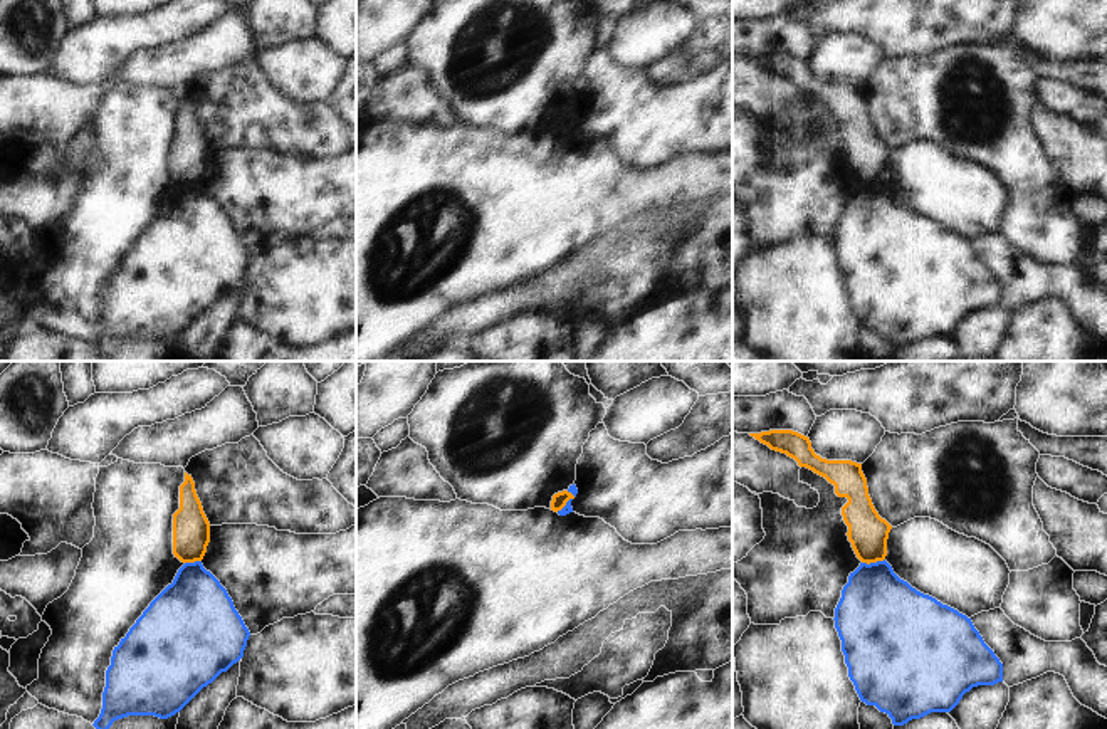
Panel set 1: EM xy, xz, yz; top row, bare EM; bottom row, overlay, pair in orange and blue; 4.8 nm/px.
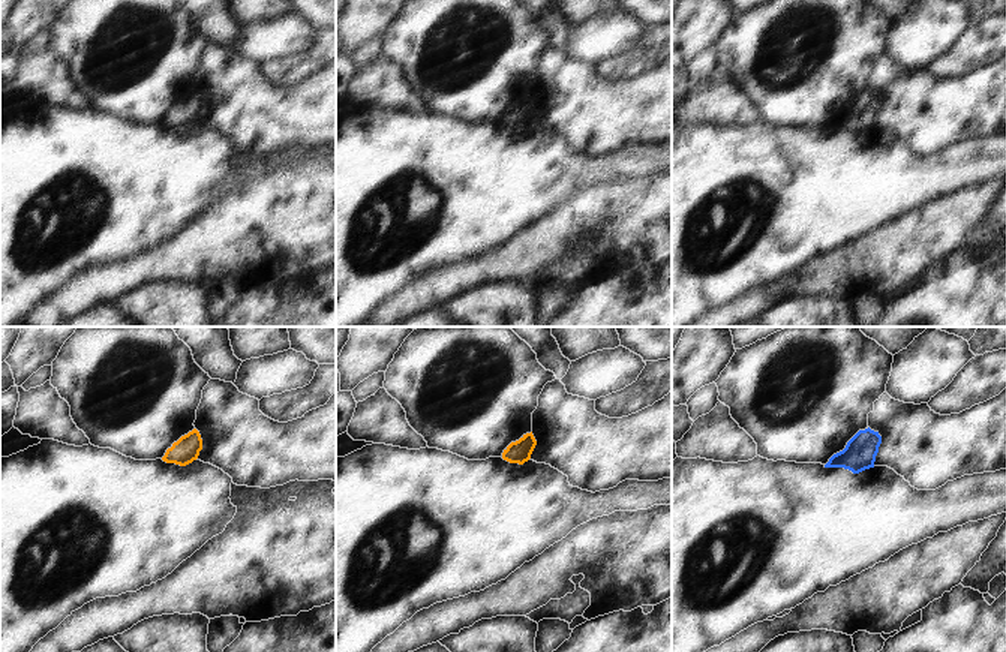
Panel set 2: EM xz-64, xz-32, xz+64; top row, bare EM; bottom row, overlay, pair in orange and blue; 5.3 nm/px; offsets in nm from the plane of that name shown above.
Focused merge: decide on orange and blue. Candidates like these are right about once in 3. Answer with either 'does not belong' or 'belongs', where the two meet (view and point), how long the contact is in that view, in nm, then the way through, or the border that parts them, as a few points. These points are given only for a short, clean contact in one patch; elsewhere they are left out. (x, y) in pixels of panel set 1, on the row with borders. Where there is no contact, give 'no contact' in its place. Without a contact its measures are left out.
does not belong; meets orange in yz at (872, 561); contact 110 nm long; border along yz (884, 558), (874, 563), (862, 563)

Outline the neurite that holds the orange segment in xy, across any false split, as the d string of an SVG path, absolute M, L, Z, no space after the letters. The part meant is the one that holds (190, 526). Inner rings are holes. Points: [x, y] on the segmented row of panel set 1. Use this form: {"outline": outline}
{"outline": "M191 475L180 485L180 509L173 514L173 554L181 563L202 561L210 543L210 522Z"}

